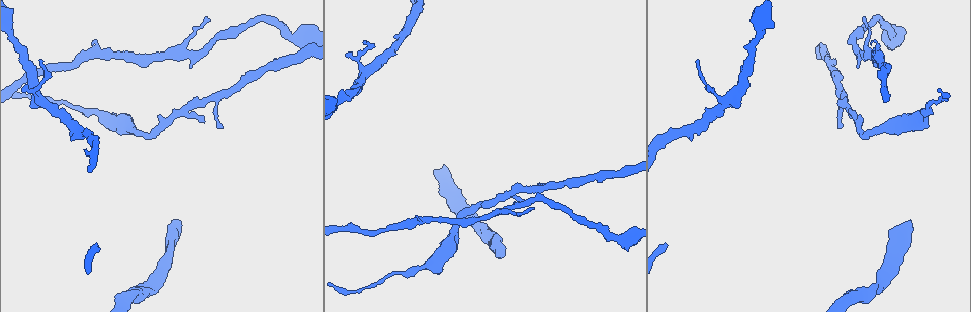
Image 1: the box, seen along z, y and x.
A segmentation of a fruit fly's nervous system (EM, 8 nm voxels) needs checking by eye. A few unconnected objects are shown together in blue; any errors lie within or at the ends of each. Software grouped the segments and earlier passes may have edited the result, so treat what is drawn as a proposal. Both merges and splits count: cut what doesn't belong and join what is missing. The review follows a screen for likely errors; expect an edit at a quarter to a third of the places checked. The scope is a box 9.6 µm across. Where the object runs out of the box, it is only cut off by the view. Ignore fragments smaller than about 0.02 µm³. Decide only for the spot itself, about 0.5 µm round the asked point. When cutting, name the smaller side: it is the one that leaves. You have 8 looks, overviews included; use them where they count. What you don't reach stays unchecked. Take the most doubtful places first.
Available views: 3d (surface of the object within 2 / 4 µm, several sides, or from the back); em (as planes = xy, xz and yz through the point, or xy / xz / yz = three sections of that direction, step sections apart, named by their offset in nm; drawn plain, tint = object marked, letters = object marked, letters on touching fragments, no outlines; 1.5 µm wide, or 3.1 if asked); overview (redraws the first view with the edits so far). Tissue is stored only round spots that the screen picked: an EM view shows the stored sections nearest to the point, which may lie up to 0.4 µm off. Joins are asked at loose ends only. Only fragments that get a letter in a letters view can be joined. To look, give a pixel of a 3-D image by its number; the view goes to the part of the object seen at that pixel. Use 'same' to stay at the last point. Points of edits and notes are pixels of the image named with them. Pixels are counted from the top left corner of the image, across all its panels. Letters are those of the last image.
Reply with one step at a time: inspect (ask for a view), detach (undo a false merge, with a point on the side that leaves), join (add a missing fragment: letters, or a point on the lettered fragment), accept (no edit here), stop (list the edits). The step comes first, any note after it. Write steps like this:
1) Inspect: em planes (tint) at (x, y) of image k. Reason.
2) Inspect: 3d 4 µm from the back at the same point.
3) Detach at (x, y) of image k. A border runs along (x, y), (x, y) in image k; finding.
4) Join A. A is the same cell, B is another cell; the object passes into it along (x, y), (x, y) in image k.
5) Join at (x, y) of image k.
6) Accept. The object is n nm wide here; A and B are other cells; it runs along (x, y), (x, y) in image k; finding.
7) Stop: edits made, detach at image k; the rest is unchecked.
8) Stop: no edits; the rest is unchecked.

Inspect: em planes (letters) at (172, 220) of image 1. An open end.

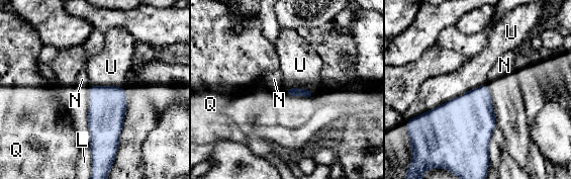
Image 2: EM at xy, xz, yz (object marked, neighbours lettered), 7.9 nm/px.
Join U. U is the same cell, L, N and Q are other cells; it goes on there.

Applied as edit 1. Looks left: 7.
Inspect: overview. Redraw.

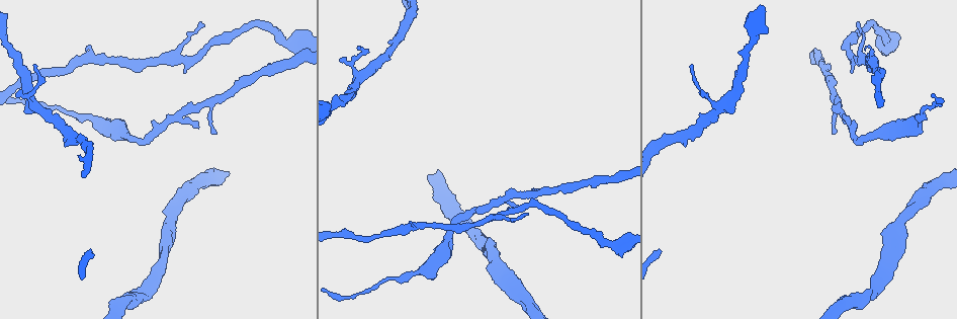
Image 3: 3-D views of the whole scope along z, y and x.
Inspect: em planes (letters) at (612, 243) of image 3. Calibre changes.

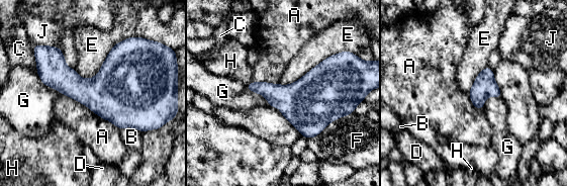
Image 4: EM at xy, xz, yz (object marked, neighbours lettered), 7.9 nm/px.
Accept. The object is 180 nm wide here; A, B, C, D, E, F, G, H and J are other cells; one neuron here.

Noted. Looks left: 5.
Inspect: 3d 4 µm from the back at (856, 23) of image 3. Branch stops here.

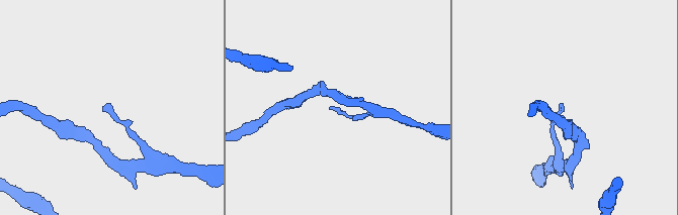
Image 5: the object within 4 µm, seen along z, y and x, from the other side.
Inspect: em xz step 8 (tint) at (108, 103) of image 5. Now the EM.

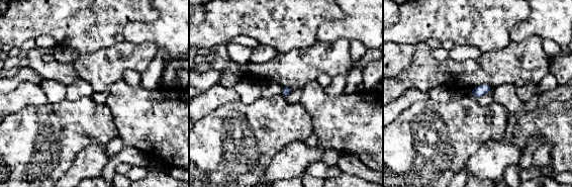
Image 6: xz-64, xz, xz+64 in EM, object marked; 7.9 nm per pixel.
Inspect: em planes (letters) at the same point. Another direction.

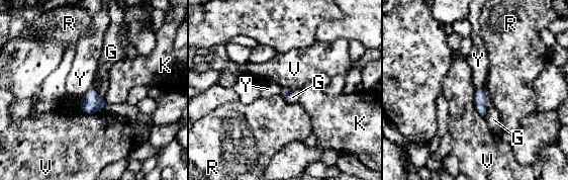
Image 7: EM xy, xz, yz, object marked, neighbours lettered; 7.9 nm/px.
Accept. G, K, R, V and Y are other cells; a border runs along (91, 87), (80, 101) in image 7; none of them fits.

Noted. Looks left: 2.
Stop: edits made, join at image 2; the rest is unchecked.

